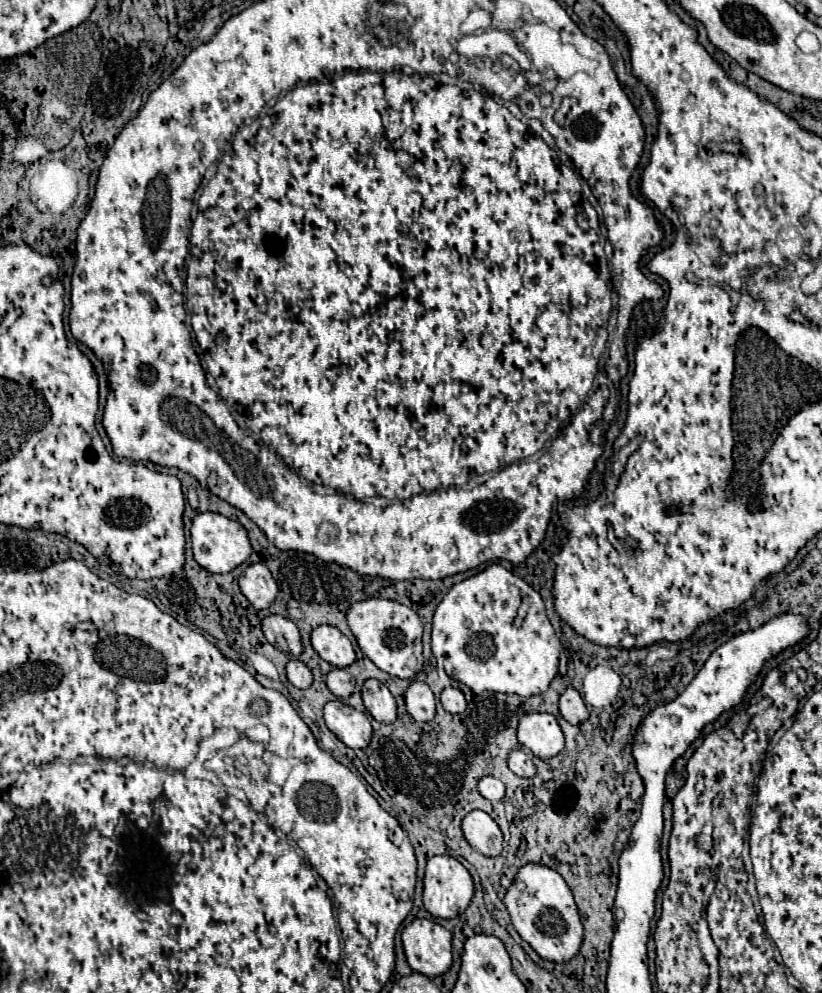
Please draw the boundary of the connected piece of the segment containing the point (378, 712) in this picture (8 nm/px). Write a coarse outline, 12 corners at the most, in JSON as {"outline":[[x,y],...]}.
{"outline":[[368,679],[362,699],[380,723],[396,721],[396,701],[386,685]]}

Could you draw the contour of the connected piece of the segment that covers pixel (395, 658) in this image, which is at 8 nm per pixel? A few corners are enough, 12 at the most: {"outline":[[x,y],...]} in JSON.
{"outline":[[390,599],[360,601],[348,625],[388,675],[422,671],[422,621]]}

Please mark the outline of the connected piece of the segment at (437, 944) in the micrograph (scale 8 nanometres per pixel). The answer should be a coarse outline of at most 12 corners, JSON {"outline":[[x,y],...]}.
{"outline":[[430,919],[406,925],[402,945],[416,973],[452,967],[452,933]]}

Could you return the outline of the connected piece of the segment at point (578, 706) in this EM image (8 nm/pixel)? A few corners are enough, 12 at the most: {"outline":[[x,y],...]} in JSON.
{"outline":[[574,687],[560,697],[560,713],[572,725],[590,717]]}

